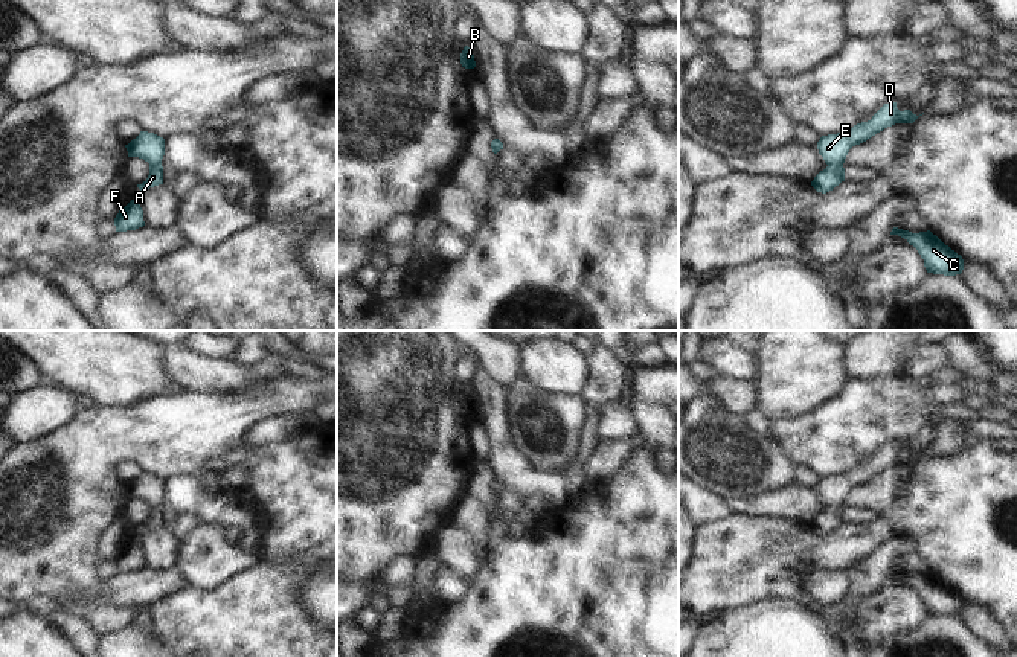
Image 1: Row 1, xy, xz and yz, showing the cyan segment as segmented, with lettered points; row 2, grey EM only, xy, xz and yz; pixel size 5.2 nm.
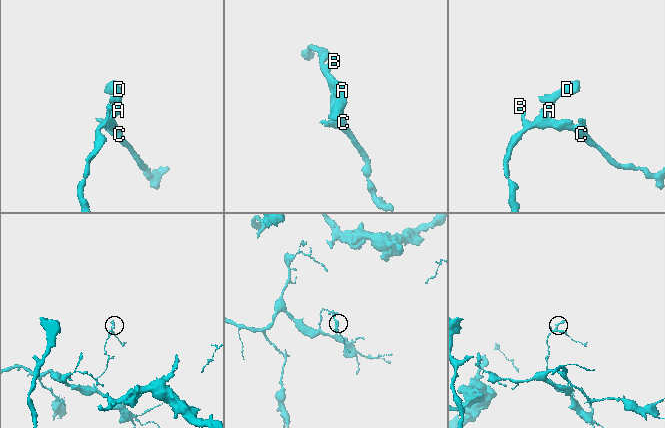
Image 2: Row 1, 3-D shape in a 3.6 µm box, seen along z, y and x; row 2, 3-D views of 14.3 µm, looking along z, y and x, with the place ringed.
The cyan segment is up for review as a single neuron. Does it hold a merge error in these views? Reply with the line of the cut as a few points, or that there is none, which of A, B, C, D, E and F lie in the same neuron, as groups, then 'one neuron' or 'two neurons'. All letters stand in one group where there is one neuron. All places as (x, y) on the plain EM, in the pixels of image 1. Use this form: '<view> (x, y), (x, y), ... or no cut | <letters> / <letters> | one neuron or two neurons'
no cut | A B C D E F | one neuron

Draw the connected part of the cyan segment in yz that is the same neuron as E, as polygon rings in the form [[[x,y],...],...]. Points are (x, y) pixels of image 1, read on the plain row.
[[[889,444],[868,463],[857,465],[846,474],[822,477],[817,483],[817,491],[828,508],[814,518],[811,527],[822,535],[833,532],[845,523],[843,505],[852,488],[866,483],[887,468],[913,465],[918,459],[910,451],[900,453],[897,444]]]

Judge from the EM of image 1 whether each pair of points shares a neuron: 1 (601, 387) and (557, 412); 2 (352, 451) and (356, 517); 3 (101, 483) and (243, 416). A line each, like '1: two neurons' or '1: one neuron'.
1: two neurons
2: one neuron
3: one neuron

